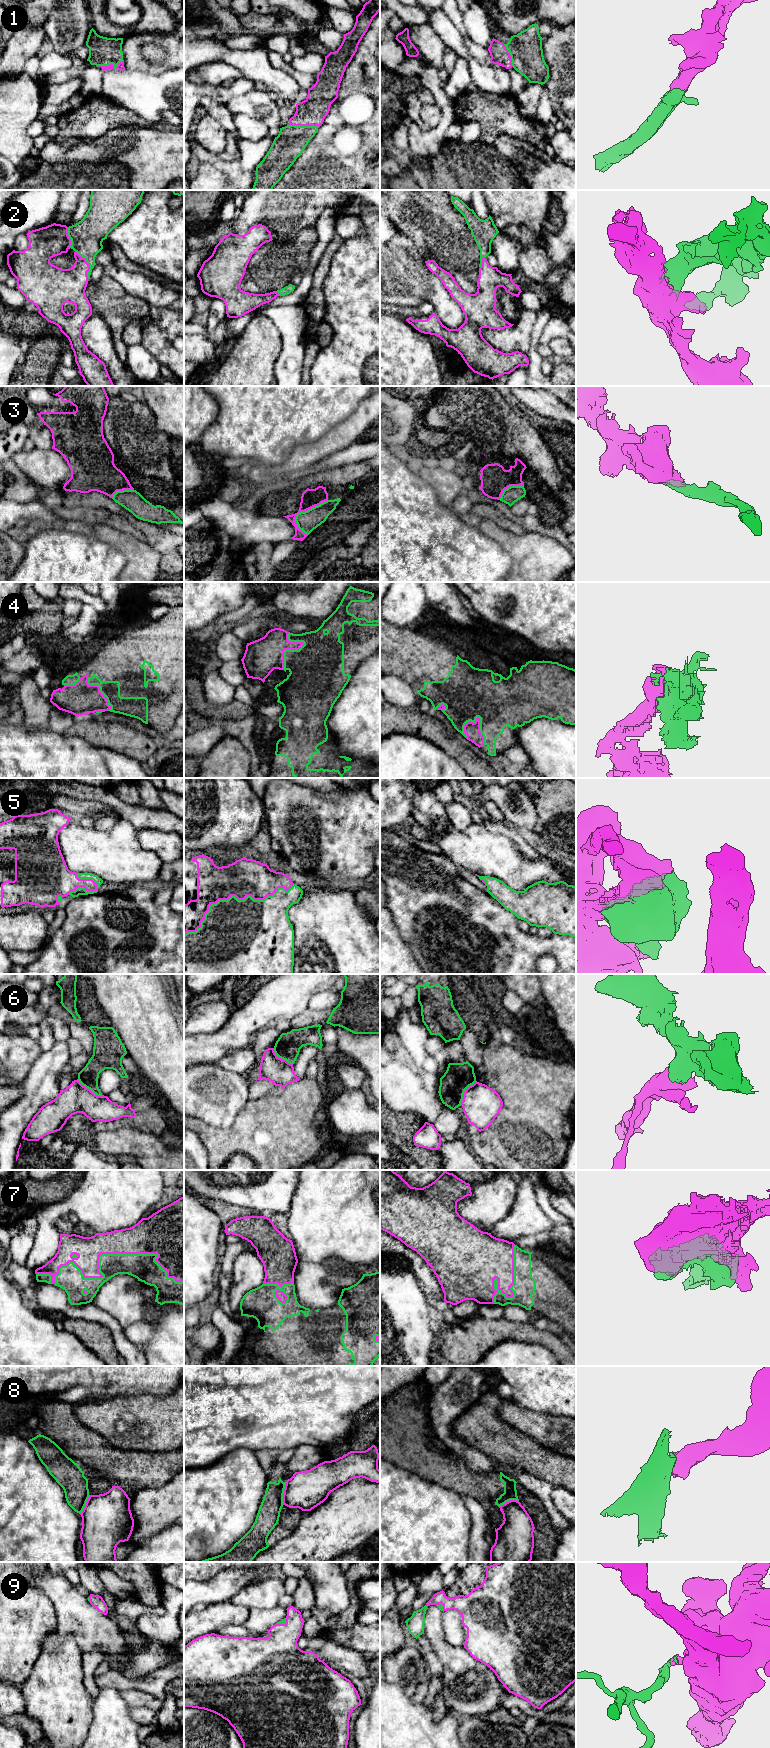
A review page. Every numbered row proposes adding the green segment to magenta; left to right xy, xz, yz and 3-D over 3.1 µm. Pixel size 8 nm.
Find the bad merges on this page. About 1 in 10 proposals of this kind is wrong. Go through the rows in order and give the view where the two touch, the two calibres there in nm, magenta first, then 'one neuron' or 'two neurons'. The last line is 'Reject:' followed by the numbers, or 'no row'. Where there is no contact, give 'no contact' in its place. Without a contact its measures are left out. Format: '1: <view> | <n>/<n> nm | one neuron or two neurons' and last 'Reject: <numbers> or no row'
1: xz | 220/240 nm | one neuron
2: xy | 280/260 nm | one neuron
3: xz | 150/170 nm | one neuron
4: xz | 280/440 nm | one neuron
5: xz | 300/440 nm | one neuron
6: yz | 300/220 nm | two neurons
7: xy | 220/190 nm | one neuron
8: xz | 300/180 nm | two neurons
9: xz | 340/50 nm | one neuron
Reject: 6, 8

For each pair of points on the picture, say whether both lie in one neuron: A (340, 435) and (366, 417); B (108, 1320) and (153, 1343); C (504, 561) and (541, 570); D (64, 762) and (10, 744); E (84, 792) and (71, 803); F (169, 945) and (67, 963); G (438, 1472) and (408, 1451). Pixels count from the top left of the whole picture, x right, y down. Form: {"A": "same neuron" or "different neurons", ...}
{"A": "same neuron", "B": "different neurons", "C": "different neurons", "D": "same neuron", "E": "different neurons", "F": "same neuron", "G": "same neuron"}

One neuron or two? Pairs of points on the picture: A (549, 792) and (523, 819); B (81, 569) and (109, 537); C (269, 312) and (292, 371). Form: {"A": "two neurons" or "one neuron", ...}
{"A": "two neurons", "B": "two neurons", "C": "one neuron"}

